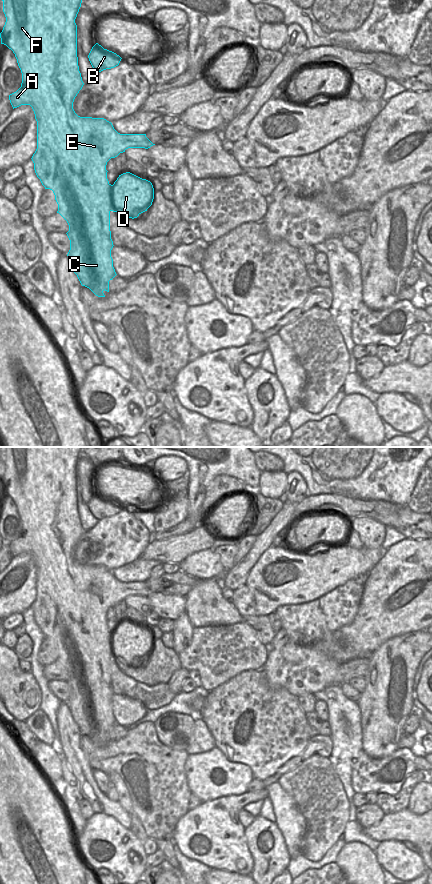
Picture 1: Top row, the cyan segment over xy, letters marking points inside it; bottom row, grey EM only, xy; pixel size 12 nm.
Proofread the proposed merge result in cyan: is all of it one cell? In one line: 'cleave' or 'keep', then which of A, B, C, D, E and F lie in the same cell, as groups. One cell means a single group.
cleave; A B C E F / D

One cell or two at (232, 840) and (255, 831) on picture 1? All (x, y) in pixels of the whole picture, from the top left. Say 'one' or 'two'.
two

